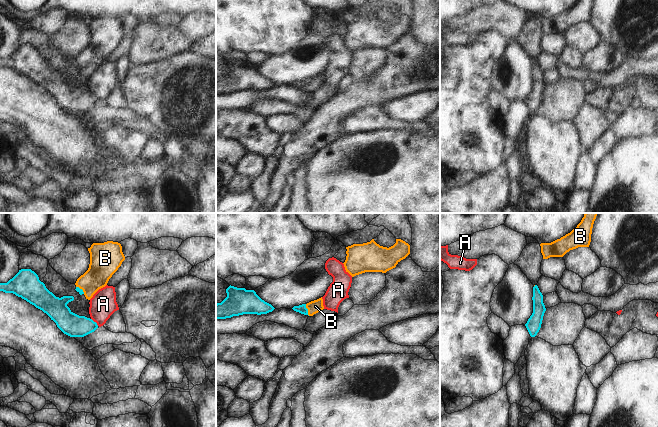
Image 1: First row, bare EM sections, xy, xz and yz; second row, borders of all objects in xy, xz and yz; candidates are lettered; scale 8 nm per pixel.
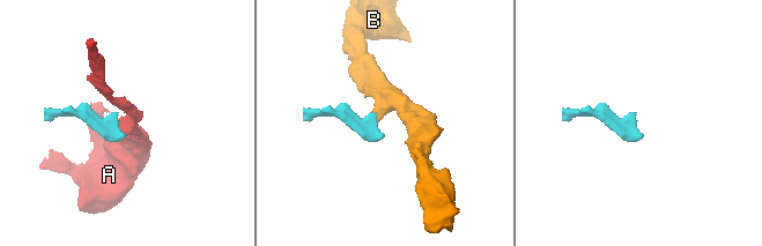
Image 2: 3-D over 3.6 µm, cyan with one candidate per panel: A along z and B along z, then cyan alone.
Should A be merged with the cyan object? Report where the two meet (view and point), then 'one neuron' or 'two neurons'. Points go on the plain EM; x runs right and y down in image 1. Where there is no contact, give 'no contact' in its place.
xy (95, 98) | two neurons

